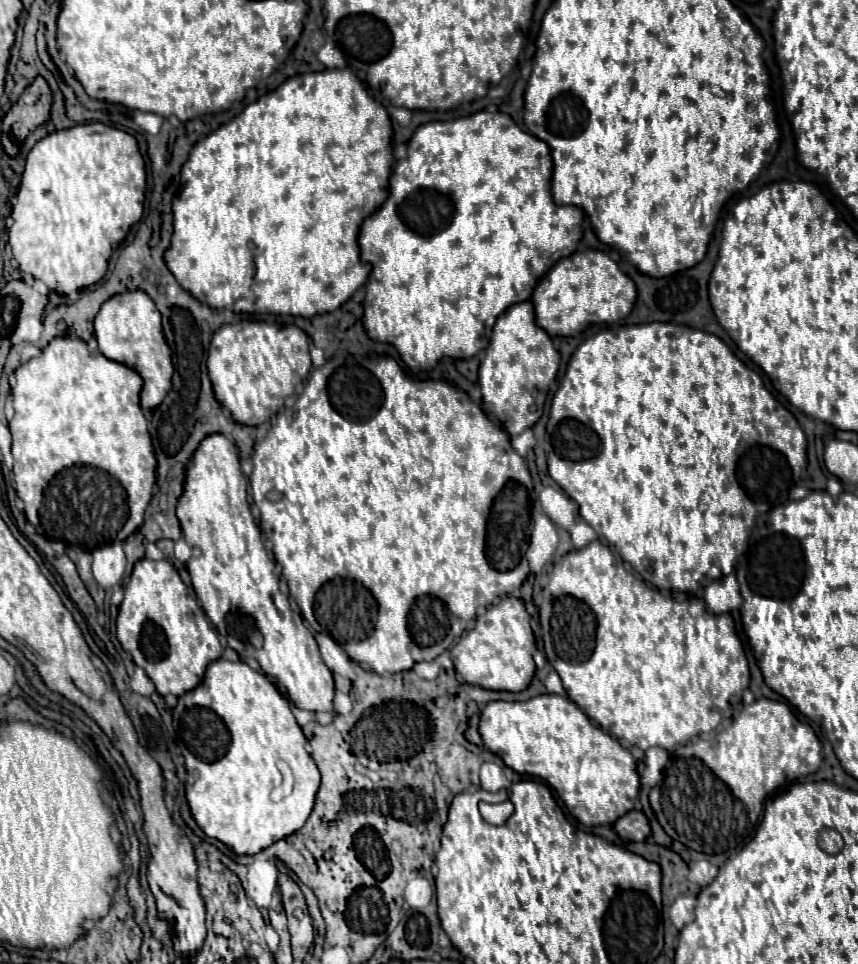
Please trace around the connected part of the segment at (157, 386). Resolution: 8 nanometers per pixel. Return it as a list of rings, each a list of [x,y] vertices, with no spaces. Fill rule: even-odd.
[[[129,291],[105,301],[95,317],[95,337],[99,343],[99,351],[107,359],[123,363],[143,377],[141,407],[145,411],[159,407],[159,403],[171,389],[173,363],[171,349],[161,333],[161,315],[149,295],[143,291]]]

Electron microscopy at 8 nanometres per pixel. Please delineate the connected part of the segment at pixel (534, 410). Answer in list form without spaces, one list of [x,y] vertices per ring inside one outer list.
[[[525,301],[509,307],[501,313],[501,317],[497,317],[491,343],[479,367],[479,387],[485,413],[495,419],[509,433],[509,437],[521,435],[541,419],[547,391],[557,375],[557,369],[559,353],[555,351],[549,335],[535,325],[533,305]]]

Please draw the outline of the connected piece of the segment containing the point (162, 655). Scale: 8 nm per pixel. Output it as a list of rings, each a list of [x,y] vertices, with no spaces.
[[[139,559],[135,563],[133,575],[125,585],[125,597],[115,625],[121,647],[131,653],[135,665],[147,673],[155,683],[157,693],[163,697],[169,693],[179,697],[181,693],[195,689],[201,683],[207,665],[217,661],[223,653],[217,633],[191,599],[189,589],[175,567],[165,559]]]

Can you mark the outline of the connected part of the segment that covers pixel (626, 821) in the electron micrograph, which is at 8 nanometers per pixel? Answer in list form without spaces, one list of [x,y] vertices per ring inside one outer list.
[[[629,811],[613,823],[613,829],[621,839],[627,841],[645,841],[651,835],[647,817],[641,811]]]

